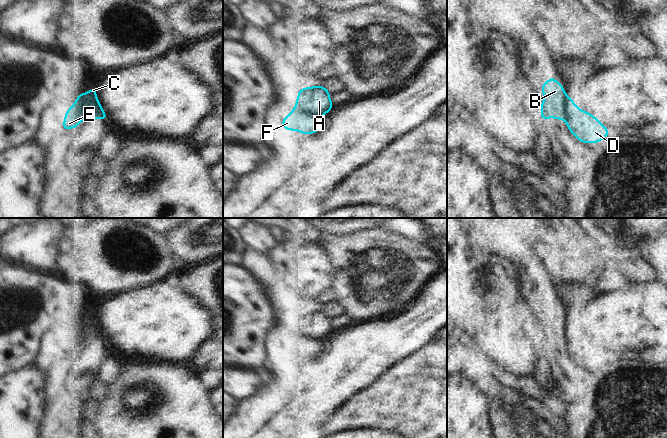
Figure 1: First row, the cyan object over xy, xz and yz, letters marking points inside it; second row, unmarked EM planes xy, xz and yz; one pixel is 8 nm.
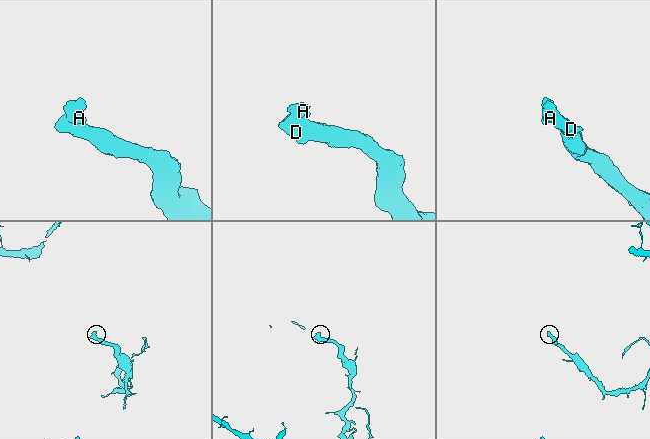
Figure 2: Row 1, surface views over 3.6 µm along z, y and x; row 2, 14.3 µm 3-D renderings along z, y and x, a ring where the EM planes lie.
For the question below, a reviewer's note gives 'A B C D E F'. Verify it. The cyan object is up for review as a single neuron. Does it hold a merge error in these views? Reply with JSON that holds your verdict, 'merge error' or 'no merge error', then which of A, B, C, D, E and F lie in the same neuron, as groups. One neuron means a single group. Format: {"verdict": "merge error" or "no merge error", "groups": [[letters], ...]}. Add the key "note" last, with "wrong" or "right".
{"verdict": "merge error", "groups": [["A", "B", "C"], ["D", "E", "F"]], "note": "wrong"}

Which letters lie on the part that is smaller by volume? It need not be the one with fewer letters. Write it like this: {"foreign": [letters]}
{"foreign": ["A", "B", "C"]}

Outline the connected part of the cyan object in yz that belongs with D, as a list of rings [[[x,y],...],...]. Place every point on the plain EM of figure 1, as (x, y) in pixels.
[[[575,327],[565,335],[566,351],[580,367],[598,368],[612,359],[604,348],[589,335],[583,335]]]

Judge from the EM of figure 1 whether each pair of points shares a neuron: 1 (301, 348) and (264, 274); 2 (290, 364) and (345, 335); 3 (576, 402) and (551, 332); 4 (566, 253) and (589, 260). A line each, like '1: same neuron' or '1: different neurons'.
1: same neuron
2: same neuron
3: same neuron
4: same neuron

